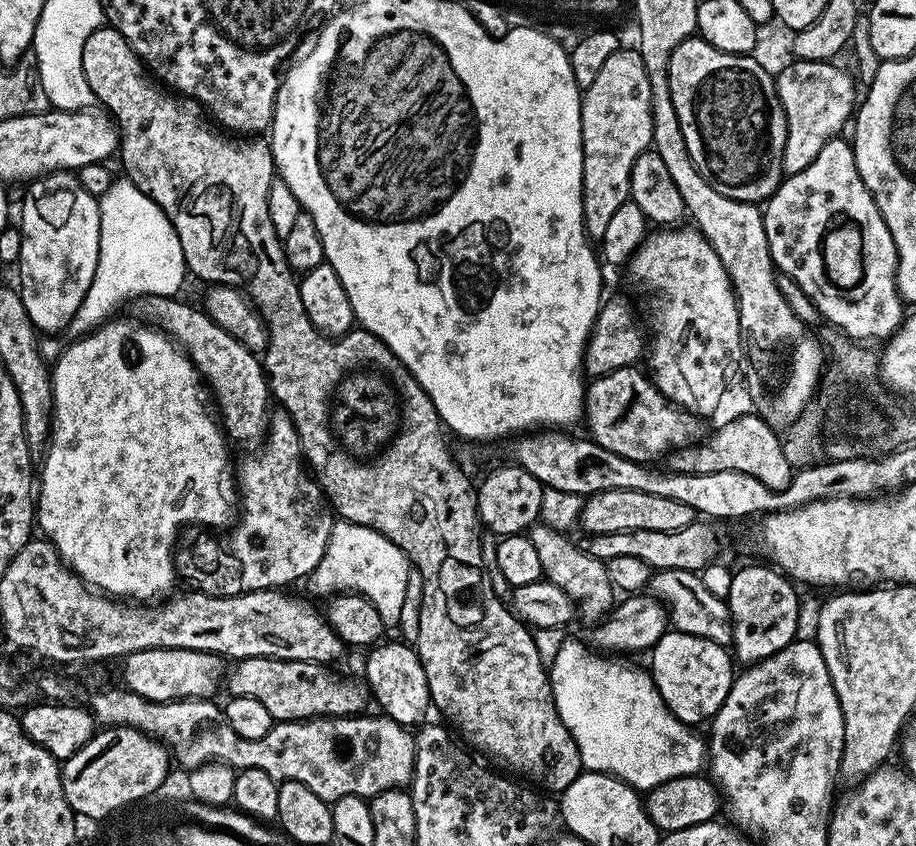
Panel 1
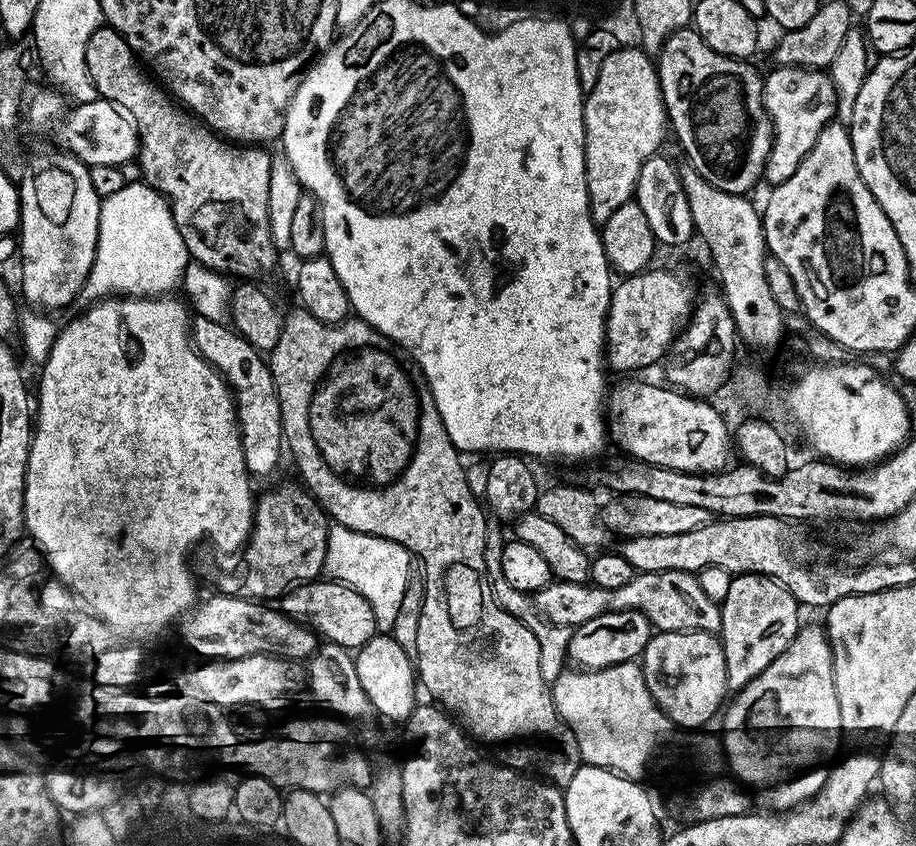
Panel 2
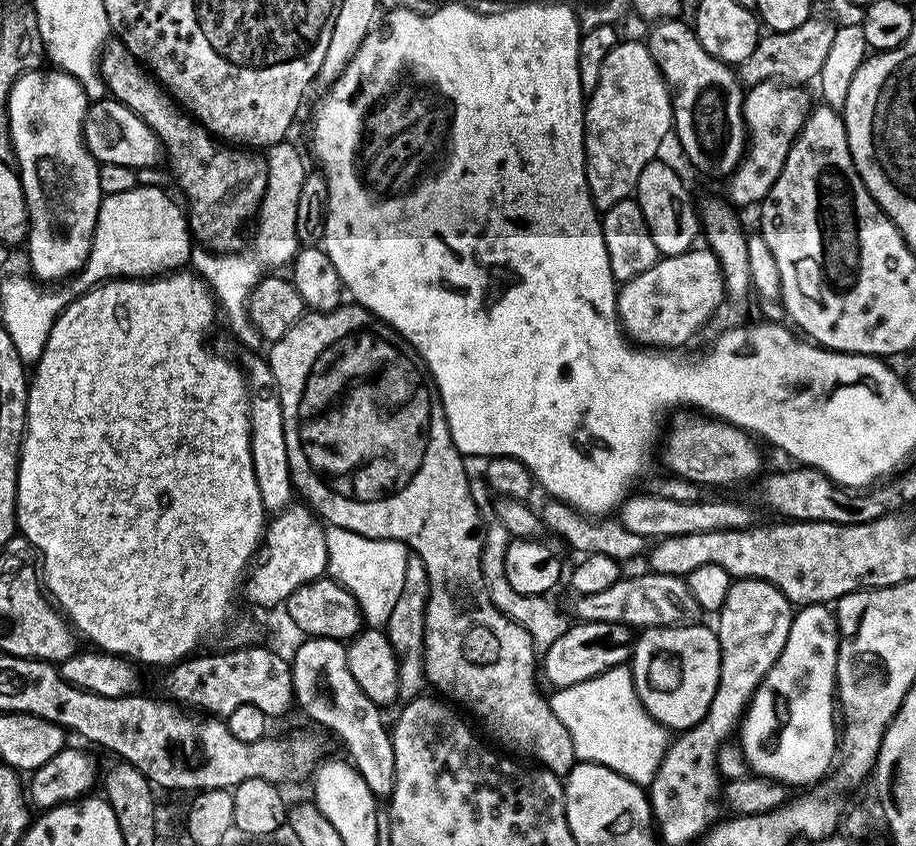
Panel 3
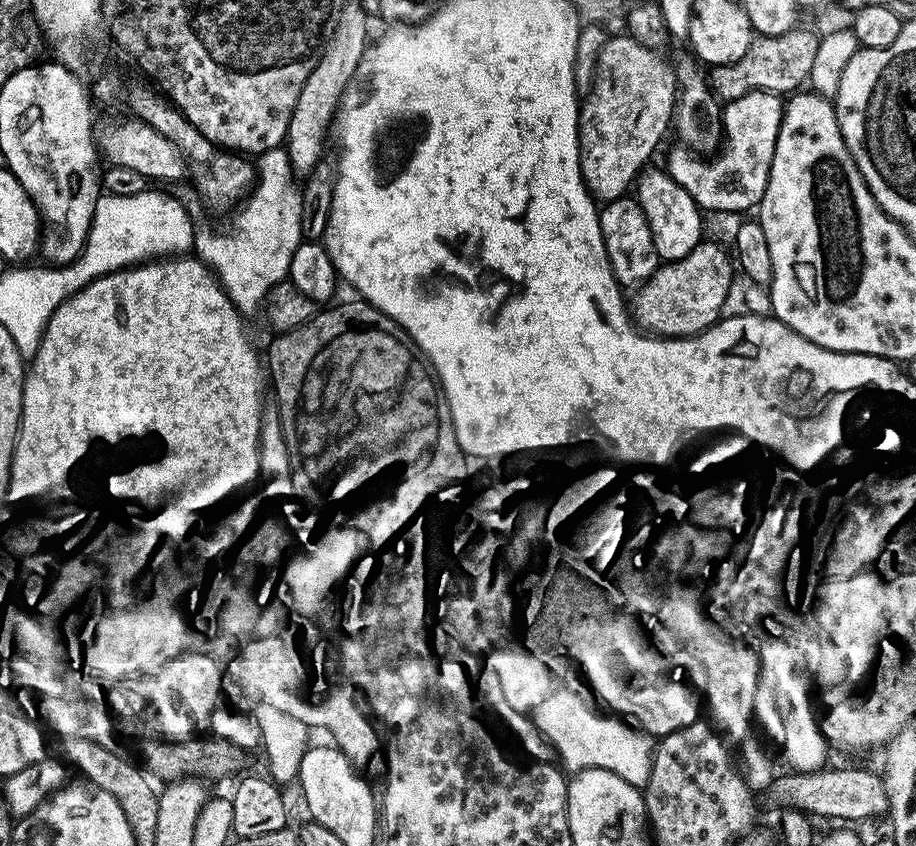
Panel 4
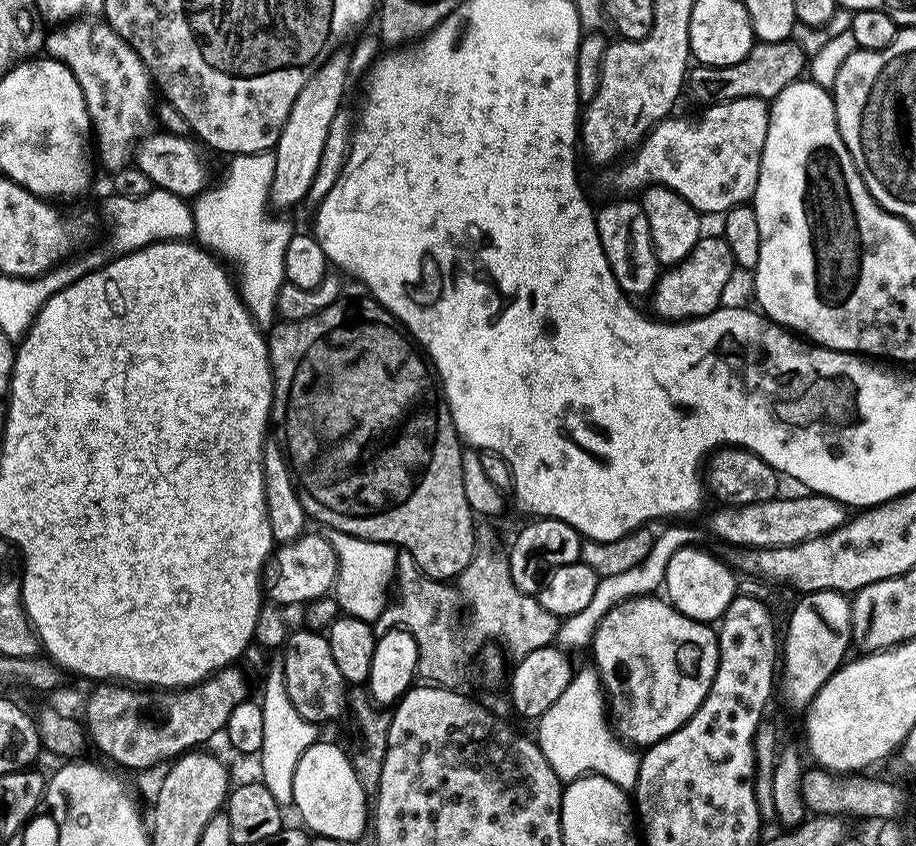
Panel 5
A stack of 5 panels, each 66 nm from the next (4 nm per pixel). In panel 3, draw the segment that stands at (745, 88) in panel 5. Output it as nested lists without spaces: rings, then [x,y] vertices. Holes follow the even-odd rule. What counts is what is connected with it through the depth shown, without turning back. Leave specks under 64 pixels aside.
[[[810,18],[802,22],[802,26],[794,26],[794,30],[769,31],[761,35],[758,46],[754,46],[754,51],[750,53],[750,58],[738,65],[741,85],[751,86],[771,80],[784,86],[804,86],[807,85],[807,80],[815,81],[820,75],[837,30],[837,25],[831,19],[825,19]]]

